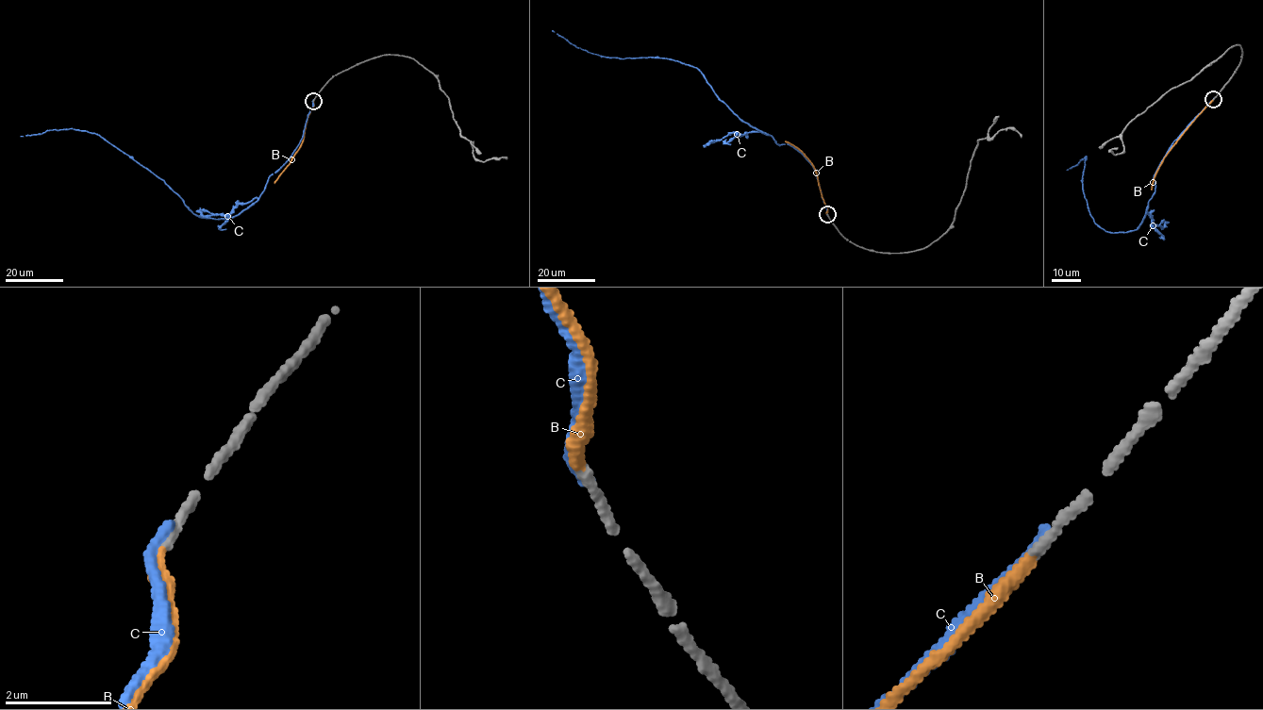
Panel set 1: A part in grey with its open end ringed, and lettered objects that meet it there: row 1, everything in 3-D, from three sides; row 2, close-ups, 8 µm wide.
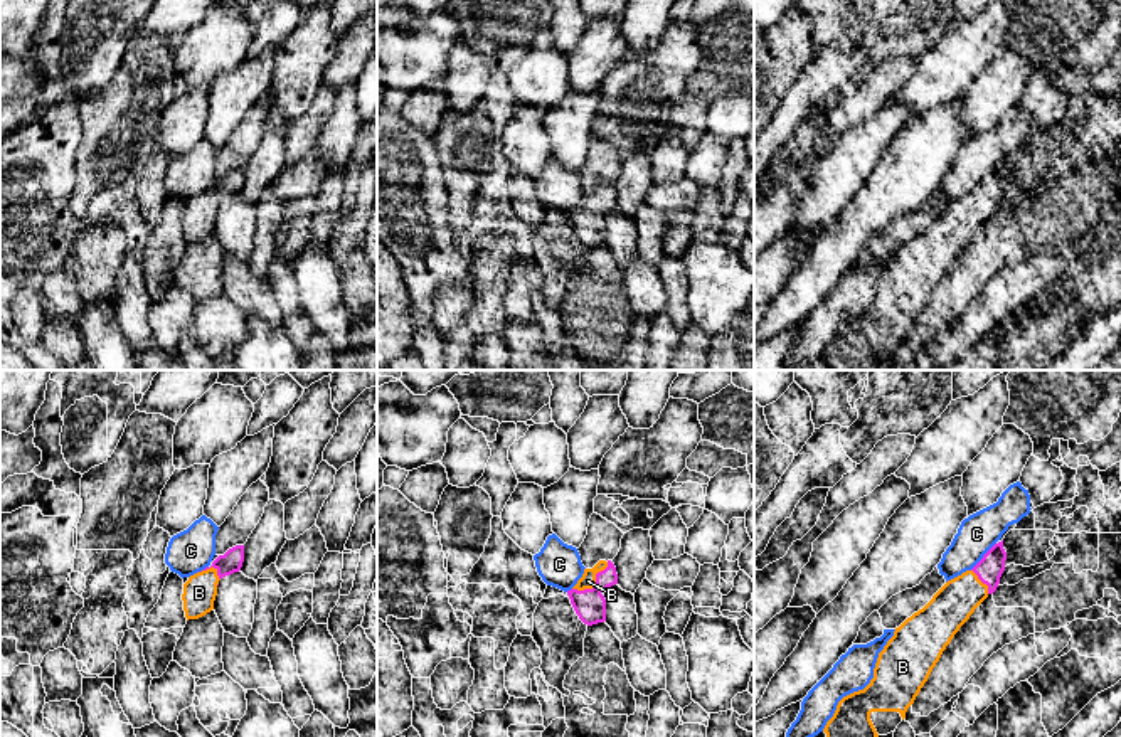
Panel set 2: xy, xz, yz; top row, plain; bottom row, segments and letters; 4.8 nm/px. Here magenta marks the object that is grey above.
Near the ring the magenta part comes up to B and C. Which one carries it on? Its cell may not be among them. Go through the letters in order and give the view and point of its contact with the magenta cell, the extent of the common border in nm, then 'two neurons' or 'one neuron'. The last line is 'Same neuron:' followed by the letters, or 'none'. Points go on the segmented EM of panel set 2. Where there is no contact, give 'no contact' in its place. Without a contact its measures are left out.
B: meets magenta in xz at (596, 584); contact 220 nm long; one neuron
C: meets magenta in yz at (983, 556); contact 180 nm long; two neurons
Same neuron: B

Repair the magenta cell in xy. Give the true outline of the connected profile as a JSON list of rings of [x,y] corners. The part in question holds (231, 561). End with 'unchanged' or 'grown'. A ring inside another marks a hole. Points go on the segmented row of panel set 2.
[[[244,545],[229,549],[219,555],[210,567],[194,574],[183,584],[183,611],[185,618],[199,619],[214,609],[219,581],[226,575],[239,572],[244,562]]] | grown

